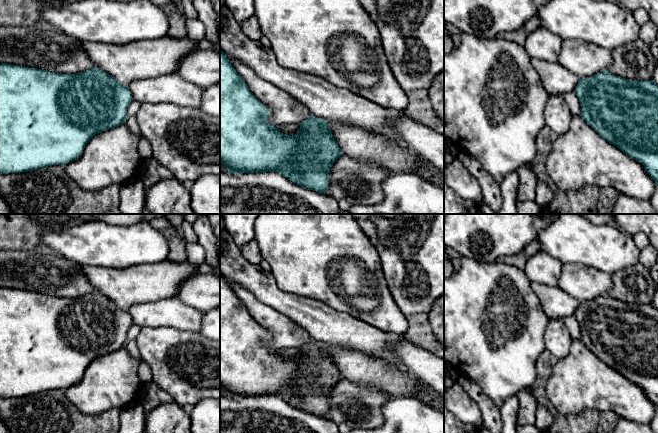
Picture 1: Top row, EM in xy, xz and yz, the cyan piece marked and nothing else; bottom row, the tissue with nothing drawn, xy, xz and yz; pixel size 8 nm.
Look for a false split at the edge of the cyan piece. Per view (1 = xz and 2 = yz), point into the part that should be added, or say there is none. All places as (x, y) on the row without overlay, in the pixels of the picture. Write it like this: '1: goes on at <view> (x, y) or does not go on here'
1: does not go on here
2: does not go on here

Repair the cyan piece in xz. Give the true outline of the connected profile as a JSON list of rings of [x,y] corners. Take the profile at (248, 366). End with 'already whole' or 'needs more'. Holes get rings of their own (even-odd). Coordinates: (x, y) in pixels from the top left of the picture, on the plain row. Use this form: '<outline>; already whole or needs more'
[[[220,273],[220,386],[230,398],[278,396],[288,404],[310,414],[326,418],[329,396],[334,386],[343,379],[328,350],[327,344],[310,340],[302,345],[299,356],[285,359],[267,345],[269,333],[250,315],[226,278]]]; already whole

